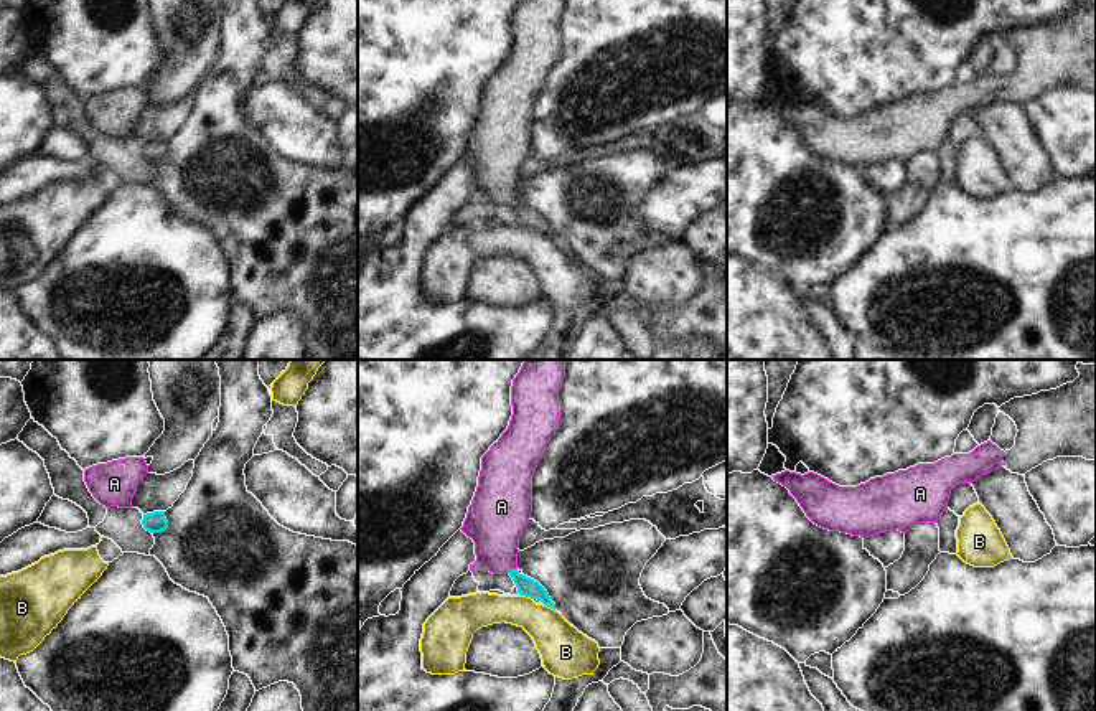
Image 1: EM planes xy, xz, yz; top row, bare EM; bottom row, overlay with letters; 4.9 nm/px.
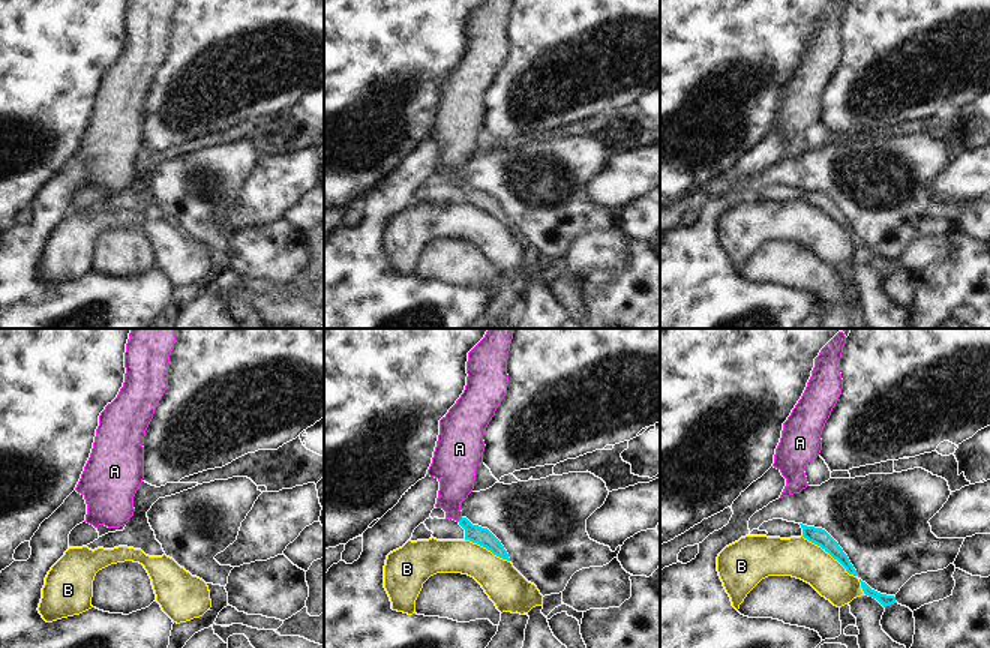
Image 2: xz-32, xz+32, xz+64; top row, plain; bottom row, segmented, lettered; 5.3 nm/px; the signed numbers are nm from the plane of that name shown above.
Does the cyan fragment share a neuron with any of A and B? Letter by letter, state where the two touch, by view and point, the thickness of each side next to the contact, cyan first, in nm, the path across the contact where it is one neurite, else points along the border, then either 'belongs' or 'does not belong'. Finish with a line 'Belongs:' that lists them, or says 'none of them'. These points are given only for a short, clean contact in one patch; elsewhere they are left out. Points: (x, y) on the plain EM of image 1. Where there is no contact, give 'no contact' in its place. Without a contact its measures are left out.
A: meets cyan in xz at (511, 200); 90 nm thick on the cyan side, 280 nm on the other; runs through xz (526, 216), (511, 200), (496, 182), (495, 152); belongs
B: meets cyan in xz at (526, 226); 90 nm thick on the cyan side, 200 nm on the other; does not belong
Belongs: A

